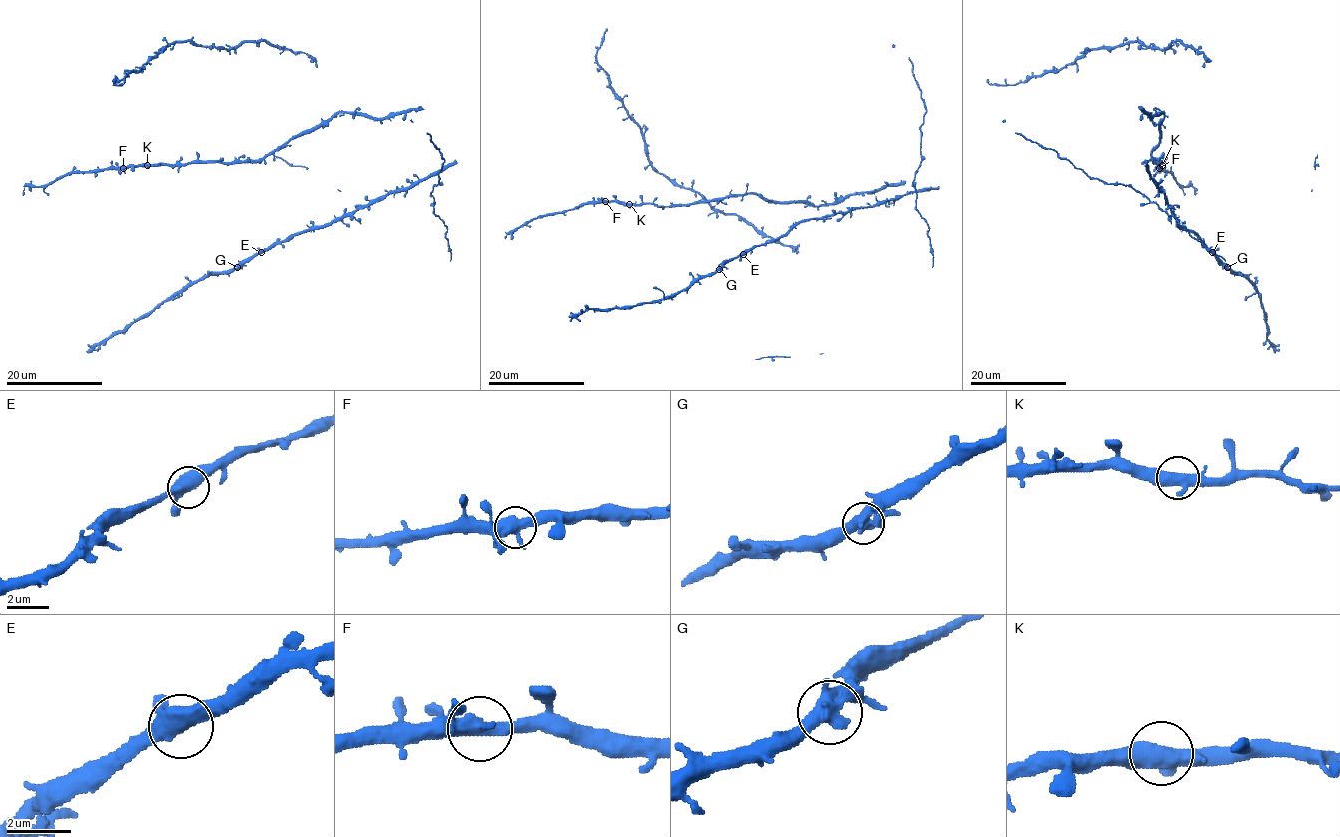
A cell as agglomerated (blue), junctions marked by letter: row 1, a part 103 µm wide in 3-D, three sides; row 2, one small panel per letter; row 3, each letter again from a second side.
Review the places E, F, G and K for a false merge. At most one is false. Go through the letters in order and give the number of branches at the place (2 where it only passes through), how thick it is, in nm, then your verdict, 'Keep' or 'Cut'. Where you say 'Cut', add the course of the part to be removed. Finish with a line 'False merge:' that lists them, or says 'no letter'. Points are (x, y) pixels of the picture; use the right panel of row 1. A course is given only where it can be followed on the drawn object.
E: Branches: 3. Thickness 460 nm. Keep
F: Branches: 3. Thickness 440 nm. Keep
G: Branches: 3. Thickness 440 nm. Keep
K: Branches: 3. Thickness 440 nm. Keep
False merge: no letter

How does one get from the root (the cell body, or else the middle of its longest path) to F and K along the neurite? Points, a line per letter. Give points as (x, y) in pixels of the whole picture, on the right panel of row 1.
F: (1144, 113), (1150, 118), (1163, 114), (1161, 141), (1151, 150), (1151, 157), (1164, 165), (1159, 168)
K: (1144, 113), (1150, 118), (1163, 114), (1161, 141), (1151, 150), (1151, 157), (1162, 165)

